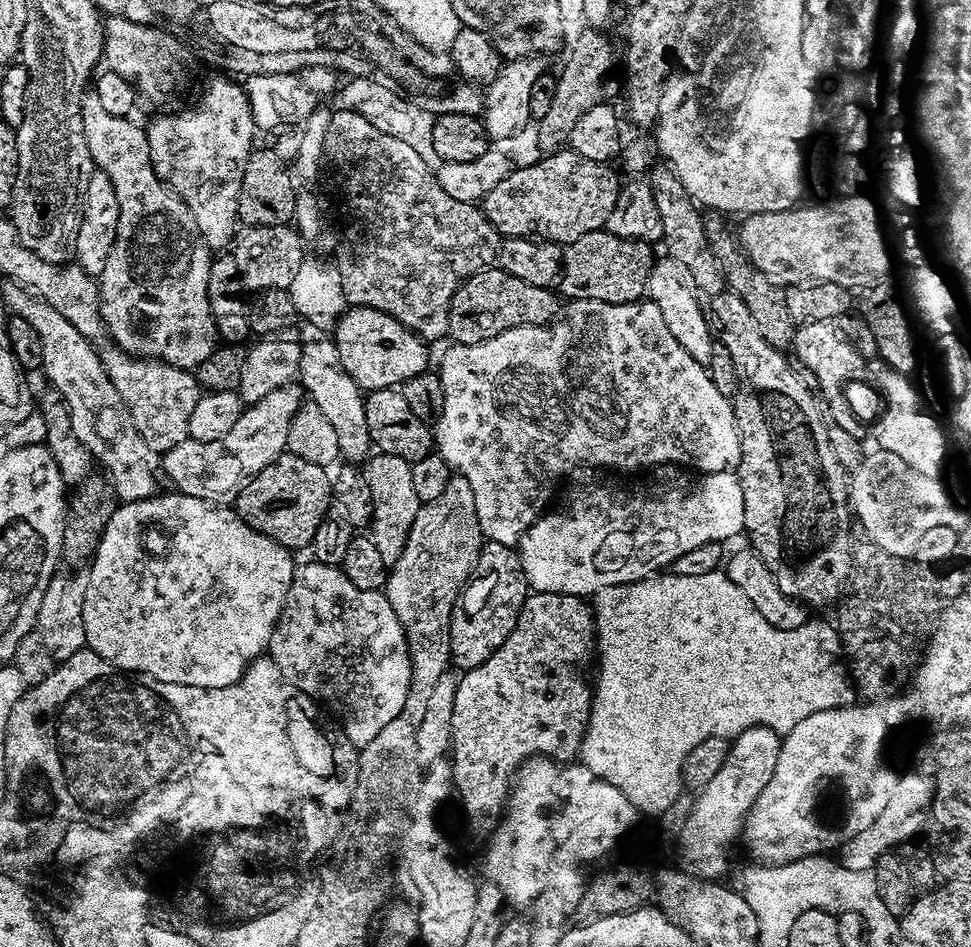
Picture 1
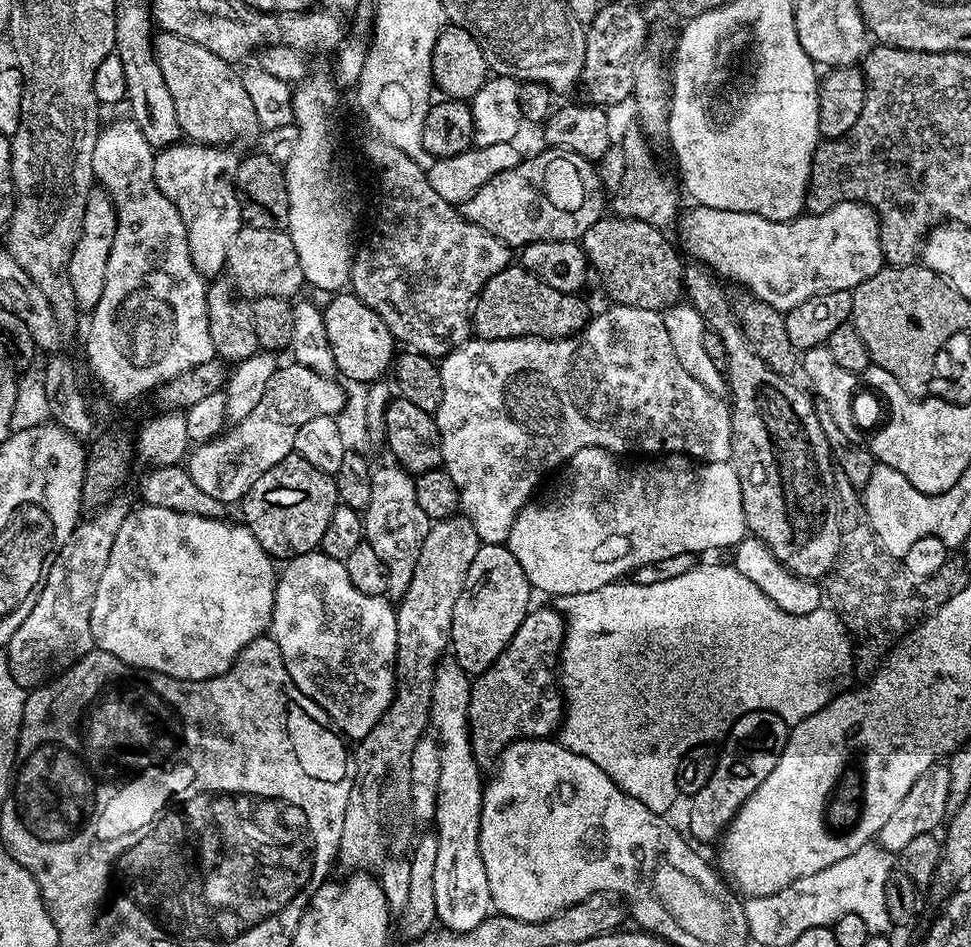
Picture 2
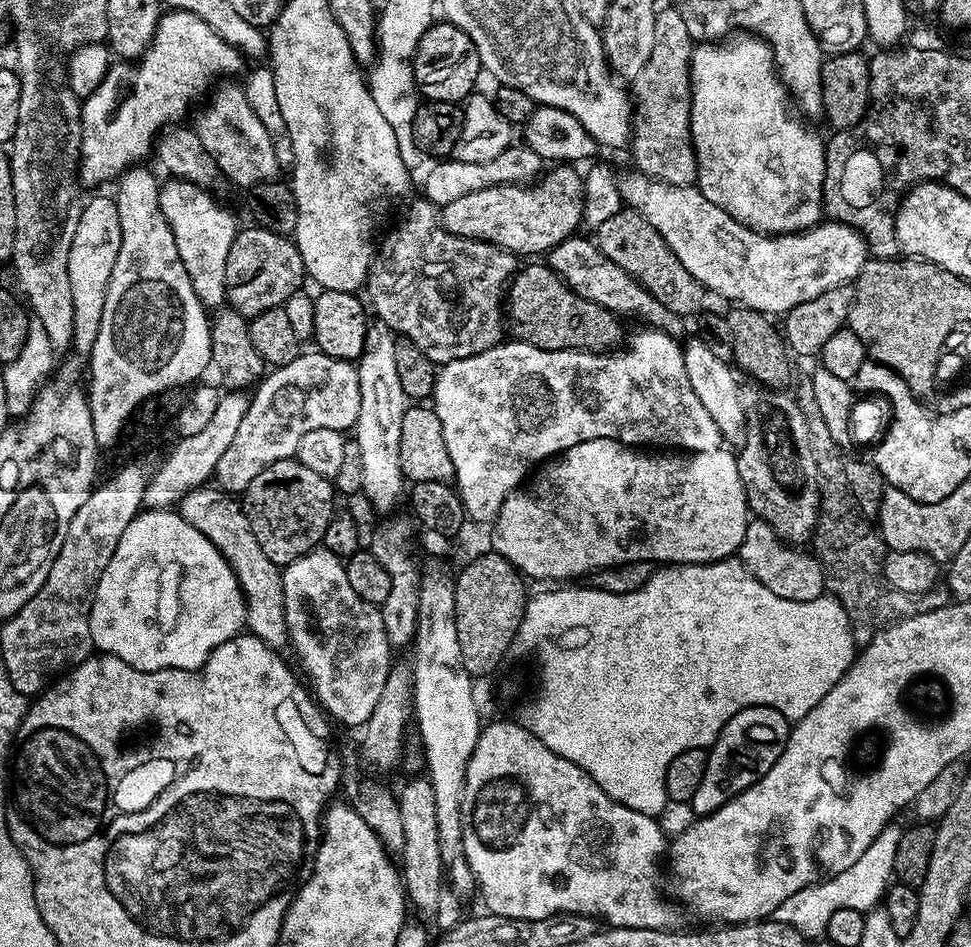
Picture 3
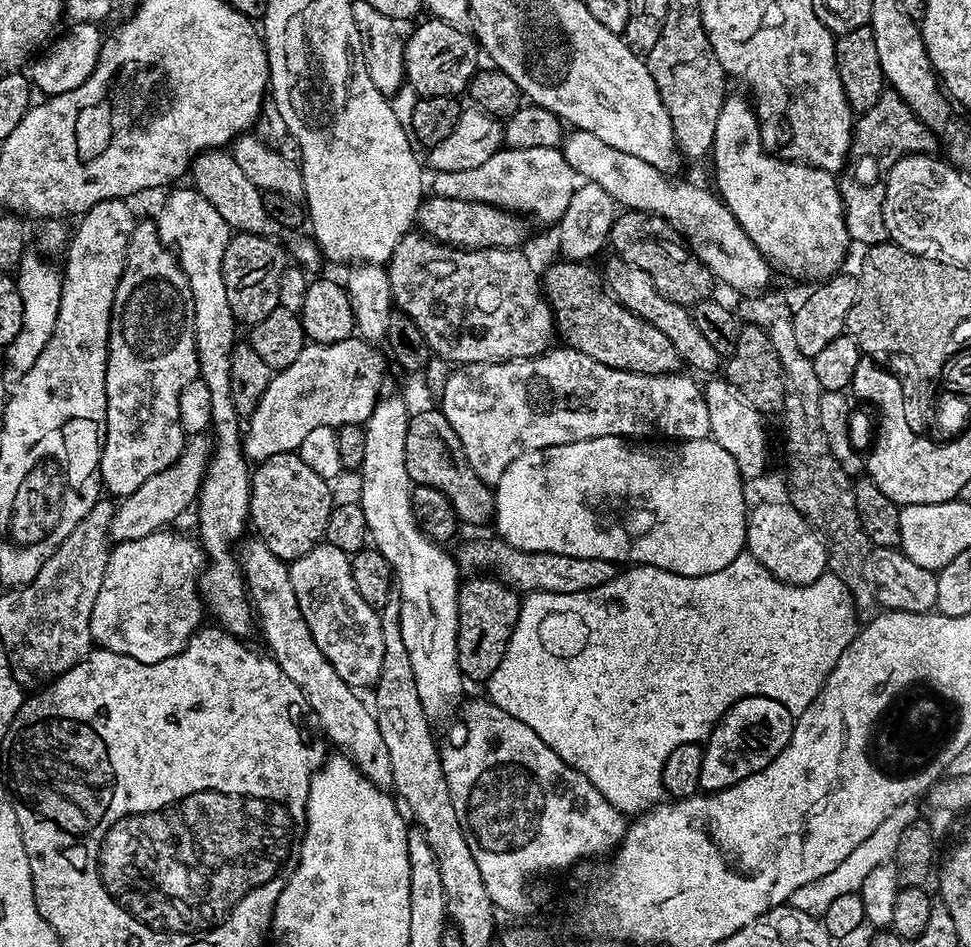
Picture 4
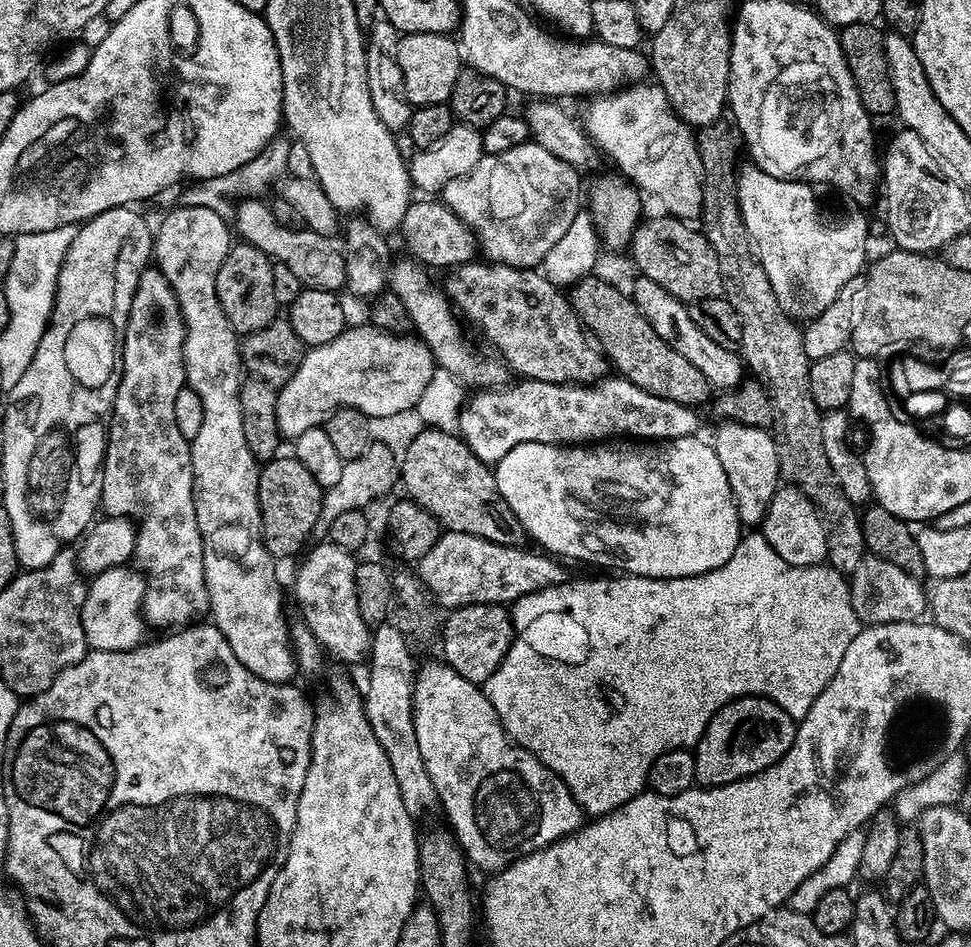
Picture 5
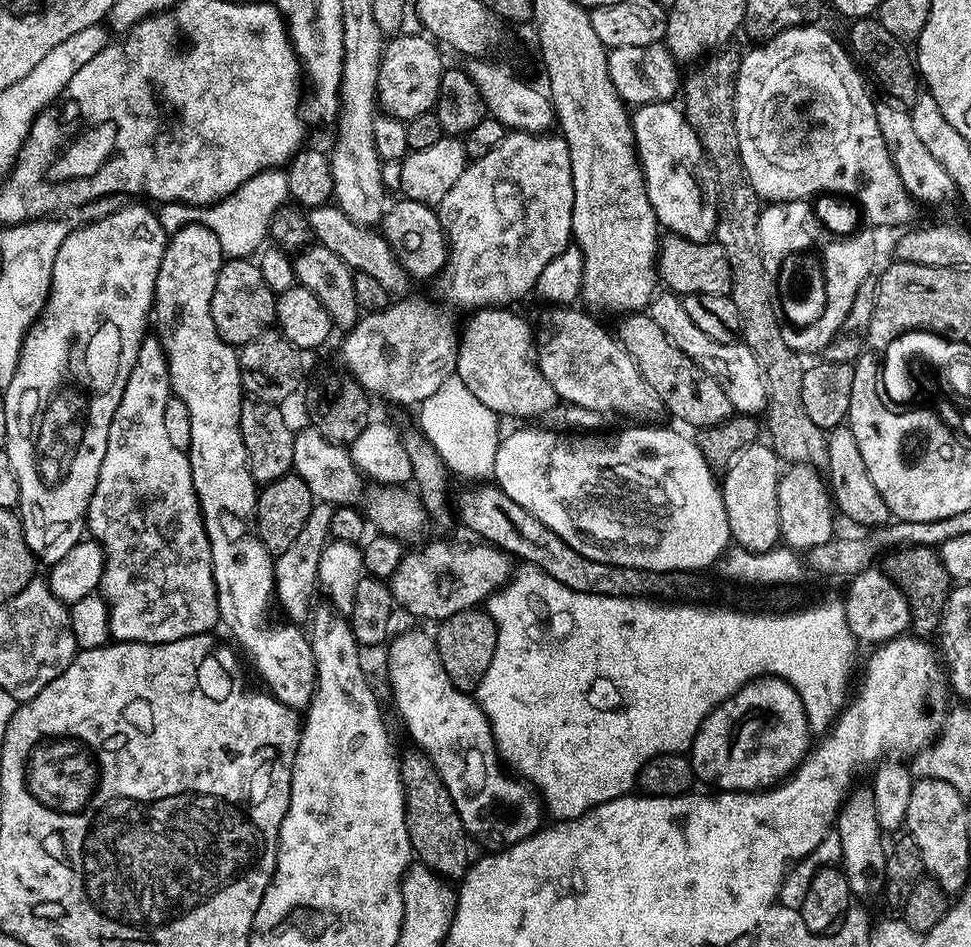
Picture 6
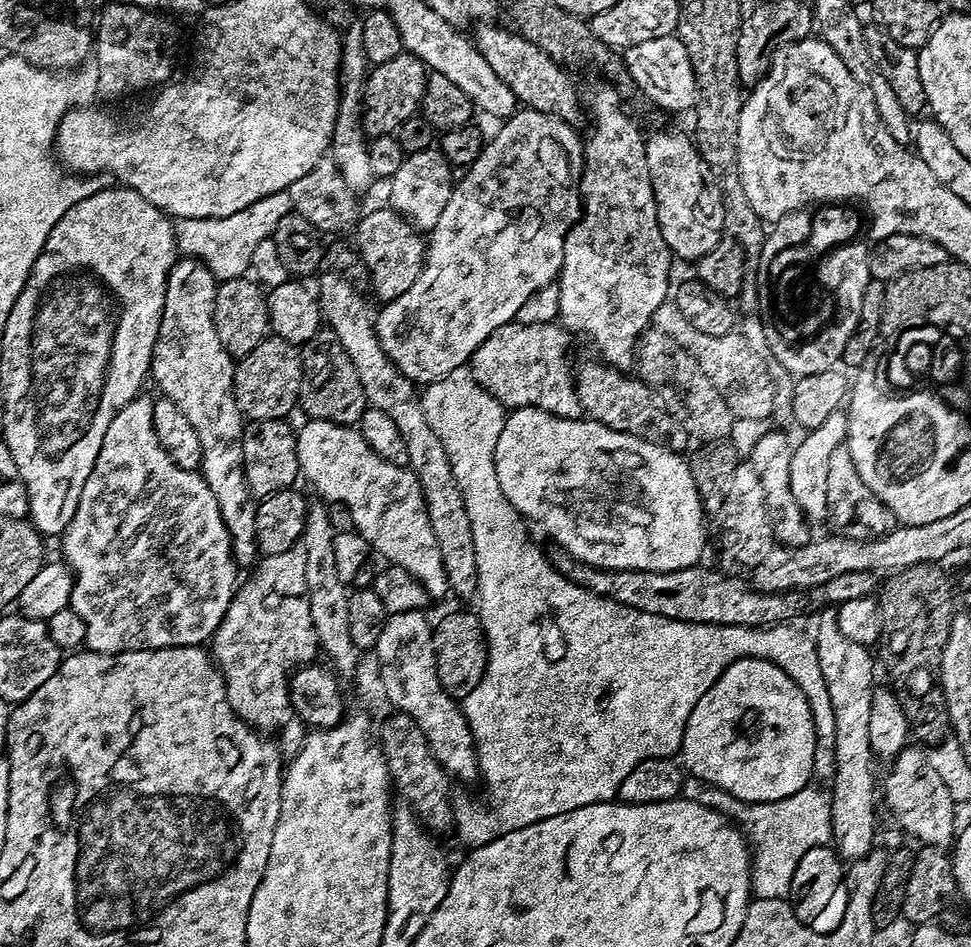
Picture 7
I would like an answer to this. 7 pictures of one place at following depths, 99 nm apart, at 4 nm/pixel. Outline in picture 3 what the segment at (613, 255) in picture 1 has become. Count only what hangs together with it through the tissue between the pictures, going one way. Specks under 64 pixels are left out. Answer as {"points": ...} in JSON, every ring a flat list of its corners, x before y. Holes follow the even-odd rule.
{"points":[[621,210,614,214,594,230,594,239,610,262,618,262,618,266,622,266,622,270,626,270,626,274,633,276,643,288,650,290,662,306,685,318,705,307,706,289,697,282,694,274,690,274,690,270,686,270,686,266,682,266,682,262,678,262,674,250,666,246,662,234,658,234,658,230,654,230,654,226,650,226,650,222,646,222,646,218,636,211]]}

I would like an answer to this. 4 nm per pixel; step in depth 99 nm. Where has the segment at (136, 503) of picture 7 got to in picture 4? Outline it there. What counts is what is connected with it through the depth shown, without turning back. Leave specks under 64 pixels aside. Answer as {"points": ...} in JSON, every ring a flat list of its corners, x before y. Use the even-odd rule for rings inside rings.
{"points":[[141,219,132,231,108,331,106,422,102,426,100,479,103,487,113,492,113,497,123,498,134,494,148,478,171,467,182,455,186,434,178,418,178,397,182,389,199,375,190,282,186,282,186,274,176,261,176,253,162,242,155,223,151,219]]}

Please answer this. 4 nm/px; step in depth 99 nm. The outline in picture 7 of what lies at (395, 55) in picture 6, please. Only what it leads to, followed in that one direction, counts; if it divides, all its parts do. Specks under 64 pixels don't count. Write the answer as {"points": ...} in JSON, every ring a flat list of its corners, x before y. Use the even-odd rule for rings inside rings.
{"points":[[405,51,398,53,394,58,390,58,390,62,382,62,375,65,366,77,364,88,362,119,365,133,372,138,393,135,402,126,402,122,406,122,411,116,417,115,420,112,420,104,424,101,428,74,429,69,425,68,423,61,419,57,412,56]]}

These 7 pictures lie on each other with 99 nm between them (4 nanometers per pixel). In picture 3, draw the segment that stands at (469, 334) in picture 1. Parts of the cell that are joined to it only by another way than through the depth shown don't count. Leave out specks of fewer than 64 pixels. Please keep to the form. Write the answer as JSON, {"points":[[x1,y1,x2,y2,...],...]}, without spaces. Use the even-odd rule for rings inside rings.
{"points":[[528,262,510,281,506,308,510,313,510,332,515,339,542,350,578,350,606,352,621,343,621,317,582,298,566,281,544,262]]}

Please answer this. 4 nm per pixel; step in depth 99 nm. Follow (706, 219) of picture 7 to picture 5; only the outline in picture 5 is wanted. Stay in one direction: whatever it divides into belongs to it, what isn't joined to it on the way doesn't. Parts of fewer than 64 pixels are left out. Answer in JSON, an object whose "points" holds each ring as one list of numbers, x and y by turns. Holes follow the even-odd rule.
{"points":[[632,82,607,94,597,95,588,104,588,113,582,116,582,124,601,153,616,159,621,173,631,180,645,197,653,196,667,215,678,220,692,222,704,210,704,167,700,161,700,148,696,144,693,129,675,112,666,94,655,82]]}

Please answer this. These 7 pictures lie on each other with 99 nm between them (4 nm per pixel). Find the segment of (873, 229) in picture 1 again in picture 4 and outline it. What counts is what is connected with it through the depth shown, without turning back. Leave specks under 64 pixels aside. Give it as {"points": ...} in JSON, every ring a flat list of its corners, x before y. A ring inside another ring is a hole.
{"points":[[581,128,569,131,565,135,562,141,562,151,566,162,570,162,570,166,578,173,581,181,600,186,616,206,634,212,650,212,654,216,662,217,673,230,679,232,680,239,684,241,688,251,712,273,719,283,721,280,726,287,733,288,736,292,744,292,740,294,760,294,769,287,769,261,765,260,764,255,756,249,754,242,750,242,750,238,744,233,742,226,738,226,734,214,719,195,711,191,708,193,706,189,699,188,696,184,687,184,684,180,672,180,676,178,659,172,648,162,642,162,642,158,634,158,634,154,622,154,622,150,614,150,614,146,606,146,602,138]]}

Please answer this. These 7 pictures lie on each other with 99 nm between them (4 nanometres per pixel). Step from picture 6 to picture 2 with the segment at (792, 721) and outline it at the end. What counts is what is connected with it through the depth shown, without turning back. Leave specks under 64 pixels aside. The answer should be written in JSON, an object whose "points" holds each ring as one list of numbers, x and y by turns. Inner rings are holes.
{"points":[[748,712,732,723,728,735,723,737,724,749,719,749,710,782,706,782,698,794,690,797,689,804,692,805,688,808,687,831,693,841,715,841,723,833,746,798,750,798,750,794,754,794,754,790,766,782,766,774,778,766,778,758,786,746,789,731,787,722,773,712]]}

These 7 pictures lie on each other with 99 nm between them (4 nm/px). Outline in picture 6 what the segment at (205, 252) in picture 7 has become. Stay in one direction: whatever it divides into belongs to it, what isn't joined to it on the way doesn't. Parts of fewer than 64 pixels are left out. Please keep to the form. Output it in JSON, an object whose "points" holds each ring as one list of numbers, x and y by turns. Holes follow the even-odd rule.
{"points":[[267,168,264,172,254,174,254,178,242,182,242,186,238,186,238,190,231,192,225,200,218,200,207,206,179,202,161,203,158,208,160,224,169,234,185,228,187,224,201,224,206,226,206,230,210,230,210,234,214,234,214,238,218,238,225,257,251,257,259,253,262,245,269,239,268,224,276,211,283,204,289,203,287,176,287,171,280,168]]}

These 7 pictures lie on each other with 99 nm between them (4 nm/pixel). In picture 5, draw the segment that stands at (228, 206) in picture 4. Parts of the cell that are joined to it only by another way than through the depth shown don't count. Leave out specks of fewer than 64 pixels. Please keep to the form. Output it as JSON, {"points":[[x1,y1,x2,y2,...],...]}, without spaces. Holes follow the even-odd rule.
{"points":[[247,197,237,203,236,224,234,220,237,235,240,234,245,243,264,251,273,261,288,266,303,287,339,293,348,282,343,251,337,245,335,248,329,237,311,229,282,226,274,218,271,207,264,202,257,197]]}

